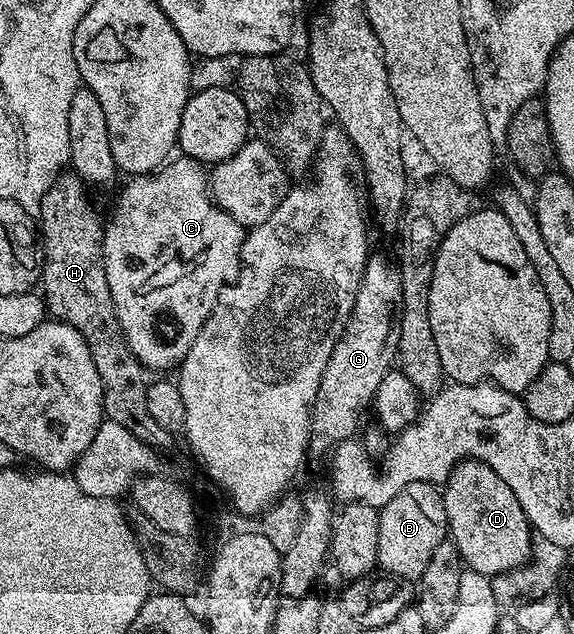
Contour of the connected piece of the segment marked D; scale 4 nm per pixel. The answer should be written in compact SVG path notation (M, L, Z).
M468 459L455 464L446 479L442 501L446 507L449 535L467 569L493 578L513 572L529 561L532 555L530 522L516 494L512 494L508 482L504 482L496 470L479 460Z

